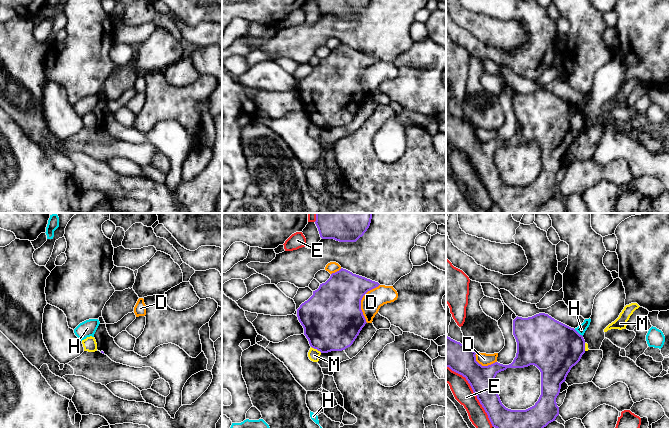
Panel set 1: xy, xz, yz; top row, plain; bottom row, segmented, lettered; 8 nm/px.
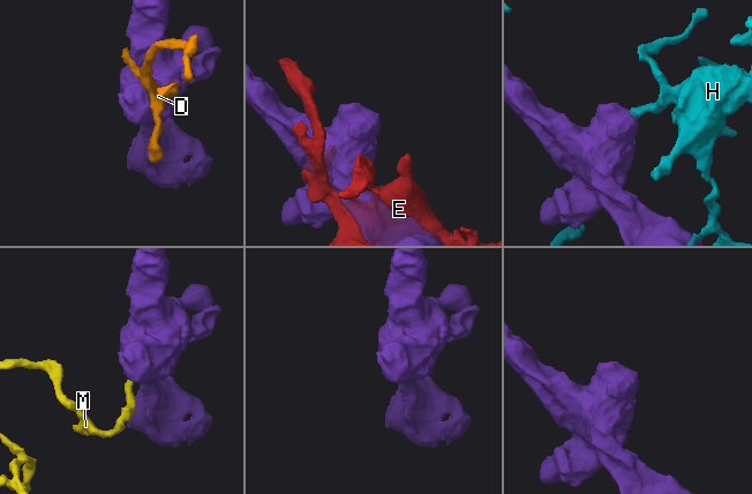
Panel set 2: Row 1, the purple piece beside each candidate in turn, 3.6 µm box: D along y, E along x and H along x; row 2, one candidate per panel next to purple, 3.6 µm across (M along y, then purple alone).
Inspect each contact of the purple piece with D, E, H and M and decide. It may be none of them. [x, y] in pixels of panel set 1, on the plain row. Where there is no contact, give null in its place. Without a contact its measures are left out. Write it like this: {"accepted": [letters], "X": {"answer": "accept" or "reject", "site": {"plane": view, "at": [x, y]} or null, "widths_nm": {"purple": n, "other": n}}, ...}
{"accepted": [], "D": {"answer": "reject", "site": {"plane": "xz", "at": [360, 77]}, "widths_nm": {"purple": 460, "other": 160}}, "E": {"answer": "reject", "site": {"plane": "yz", "at": [474, 168]}, "widths_nm": {"purple": 200, "other": 160}}, "H": {"answer": "reject", "site": {"plane": "yz", "at": [577, 108]}, "widths_nm": {"purple": 420, "other": 70}}, "M": {"answer": "reject", "site": {"plane": "xz", "at": [316, 124]}, "widths_nm": {"purple": 460, "other": 100}}}

